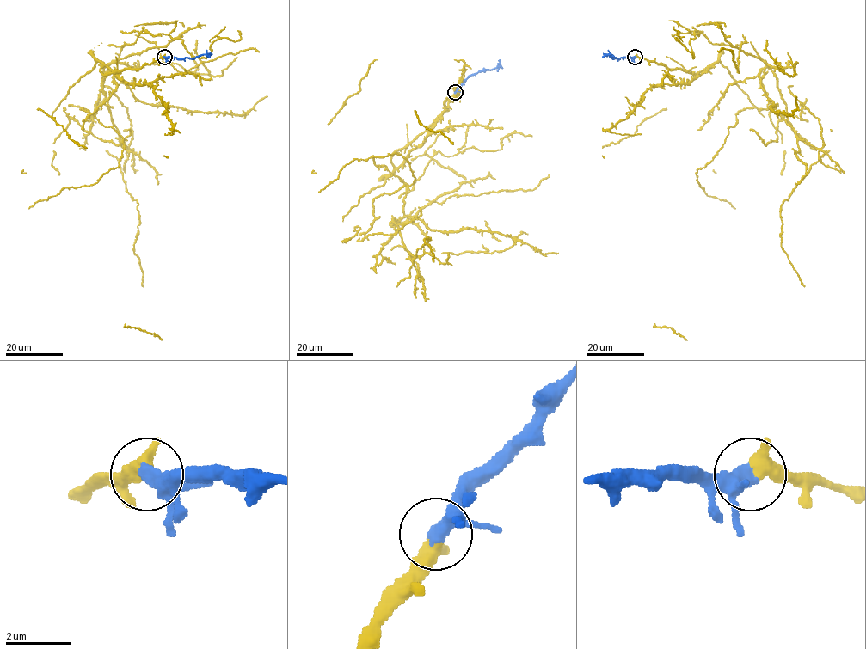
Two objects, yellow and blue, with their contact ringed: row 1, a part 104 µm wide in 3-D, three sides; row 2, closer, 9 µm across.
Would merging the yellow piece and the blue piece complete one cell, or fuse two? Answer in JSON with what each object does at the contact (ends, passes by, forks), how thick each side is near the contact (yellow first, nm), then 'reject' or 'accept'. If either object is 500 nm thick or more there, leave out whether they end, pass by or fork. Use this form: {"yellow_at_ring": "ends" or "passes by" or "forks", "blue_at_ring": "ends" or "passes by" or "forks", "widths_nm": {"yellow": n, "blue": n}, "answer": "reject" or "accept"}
{"widths_nm": {"yellow": 550, "blue": 300}, "answer": "accept"}

